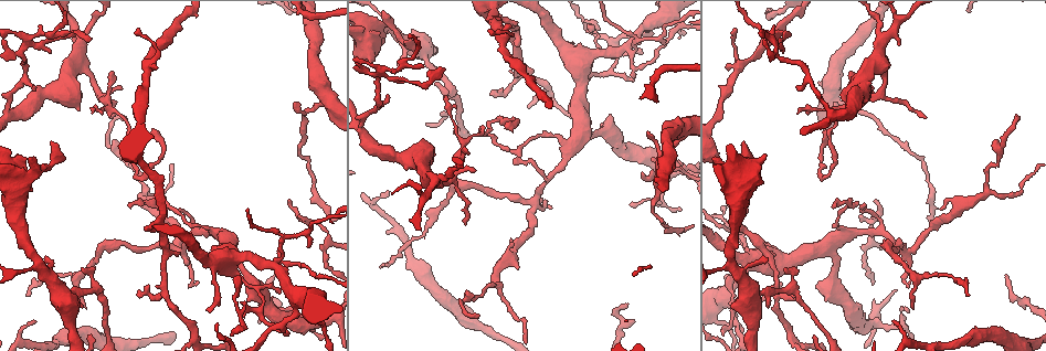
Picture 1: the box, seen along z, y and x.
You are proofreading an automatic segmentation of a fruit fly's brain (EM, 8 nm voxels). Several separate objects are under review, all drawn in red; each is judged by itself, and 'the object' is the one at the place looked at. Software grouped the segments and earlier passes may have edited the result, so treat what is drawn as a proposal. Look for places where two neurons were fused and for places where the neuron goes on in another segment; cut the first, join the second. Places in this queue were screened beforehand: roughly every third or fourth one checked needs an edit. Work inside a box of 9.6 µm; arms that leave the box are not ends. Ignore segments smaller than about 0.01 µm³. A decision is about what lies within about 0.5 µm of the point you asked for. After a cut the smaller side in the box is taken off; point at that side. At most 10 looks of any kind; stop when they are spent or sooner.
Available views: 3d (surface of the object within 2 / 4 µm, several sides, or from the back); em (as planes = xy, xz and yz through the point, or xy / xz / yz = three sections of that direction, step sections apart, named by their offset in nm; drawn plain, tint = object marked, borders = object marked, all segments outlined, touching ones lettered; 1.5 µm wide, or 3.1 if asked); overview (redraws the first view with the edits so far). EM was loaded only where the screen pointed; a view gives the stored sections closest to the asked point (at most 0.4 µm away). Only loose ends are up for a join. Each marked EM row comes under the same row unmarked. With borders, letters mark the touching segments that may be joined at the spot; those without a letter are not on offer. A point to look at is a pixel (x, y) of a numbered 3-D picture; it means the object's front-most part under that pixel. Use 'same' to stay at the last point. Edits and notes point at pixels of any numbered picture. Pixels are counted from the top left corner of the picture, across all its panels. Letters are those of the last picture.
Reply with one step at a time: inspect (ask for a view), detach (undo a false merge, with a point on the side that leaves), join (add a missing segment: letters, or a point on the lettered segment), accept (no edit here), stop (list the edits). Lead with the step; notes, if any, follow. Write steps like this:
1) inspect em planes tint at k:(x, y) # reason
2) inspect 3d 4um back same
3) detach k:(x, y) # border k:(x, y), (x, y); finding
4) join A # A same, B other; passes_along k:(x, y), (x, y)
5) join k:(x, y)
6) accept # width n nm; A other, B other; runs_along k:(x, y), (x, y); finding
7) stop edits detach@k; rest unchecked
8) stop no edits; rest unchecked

inspect em planes borders at 1:(498, 286) # a fork

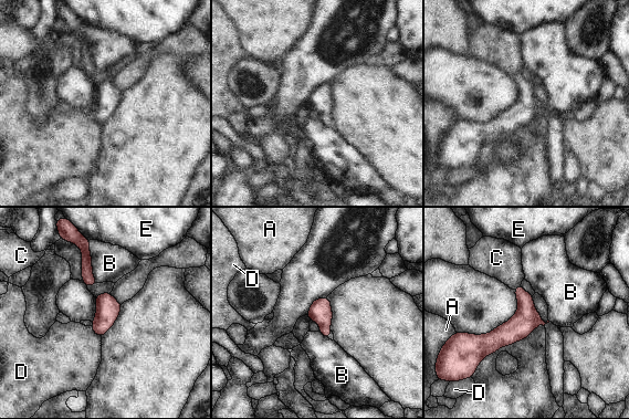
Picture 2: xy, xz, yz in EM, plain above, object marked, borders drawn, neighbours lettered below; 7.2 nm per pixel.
accept # width 160 nm; A other, B other, C other, D other, E other; border 2:(91, 326), (101, 338); one neuron here

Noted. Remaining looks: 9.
inspect em planes borders at 1:(923, 117)

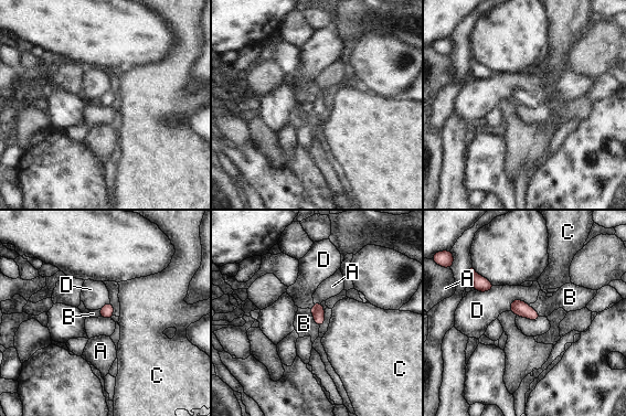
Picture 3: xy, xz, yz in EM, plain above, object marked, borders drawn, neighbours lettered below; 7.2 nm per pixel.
accept # A other, B other, C other, D other; border 3:(309, 309), (314, 322), (319, 327); none of them fits

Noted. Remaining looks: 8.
inspect 3d 4um back at 1:(766, 259)

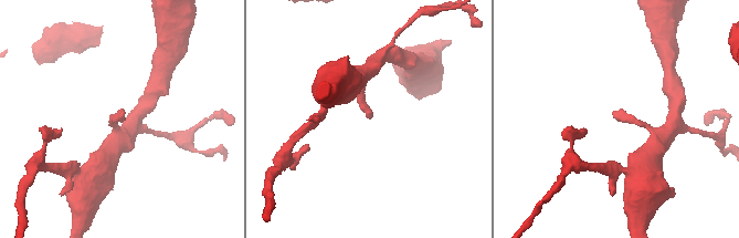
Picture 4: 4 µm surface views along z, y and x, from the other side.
inspect em planes borders at 4:(123, 114) # need the tissue

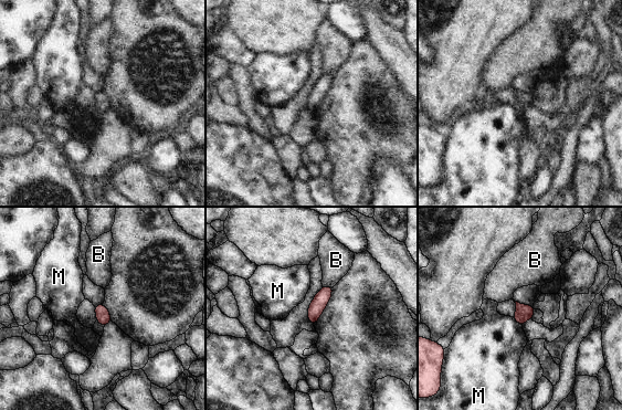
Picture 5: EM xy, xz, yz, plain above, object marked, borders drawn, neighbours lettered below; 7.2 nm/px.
accept # width 110 nm; B other, M other; border 5:(512, 317), (522, 326); none of them fits

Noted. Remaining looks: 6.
inspect em planes borders at 1:(367, 138) # three arms meet

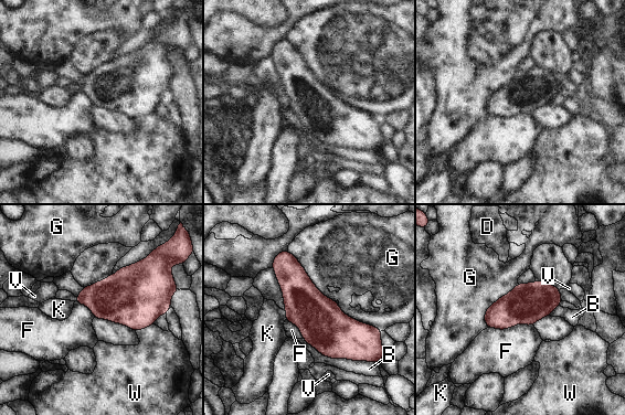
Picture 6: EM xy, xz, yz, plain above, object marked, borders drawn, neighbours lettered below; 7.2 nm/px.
accept # B other, D other, F other, G other, K other, V other, W other; border 6:(287, 251), (314, 285), (335, 301); all the same neuron

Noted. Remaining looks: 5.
stop no edits; rest unchecked

